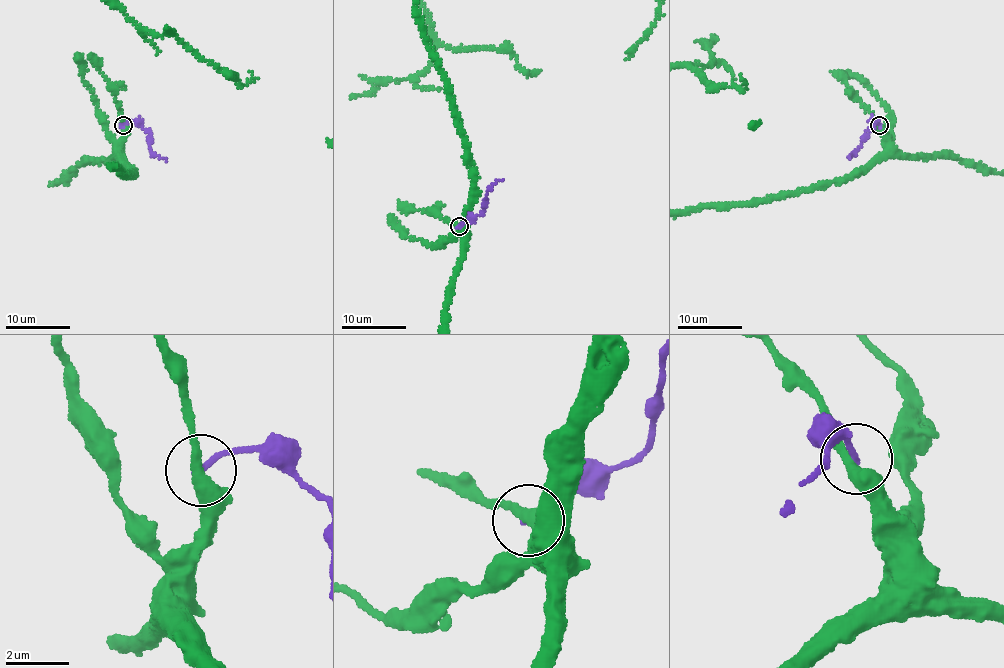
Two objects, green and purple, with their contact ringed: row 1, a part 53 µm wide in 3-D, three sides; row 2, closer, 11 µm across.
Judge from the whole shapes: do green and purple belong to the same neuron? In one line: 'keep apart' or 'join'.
keep apart

